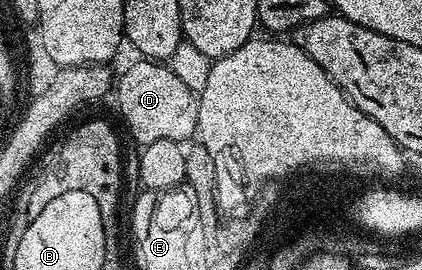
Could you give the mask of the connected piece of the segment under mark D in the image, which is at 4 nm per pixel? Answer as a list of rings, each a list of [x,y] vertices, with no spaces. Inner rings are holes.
[[[145,57],[135,60],[126,72],[116,79],[118,111],[122,114],[131,137],[142,147],[152,145],[152,141],[176,141],[185,144],[193,140],[198,130],[196,92],[188,89],[188,85],[184,85],[184,81],[180,81],[180,77],[176,77],[176,73],[172,73],[172,69],[165,62]]]

